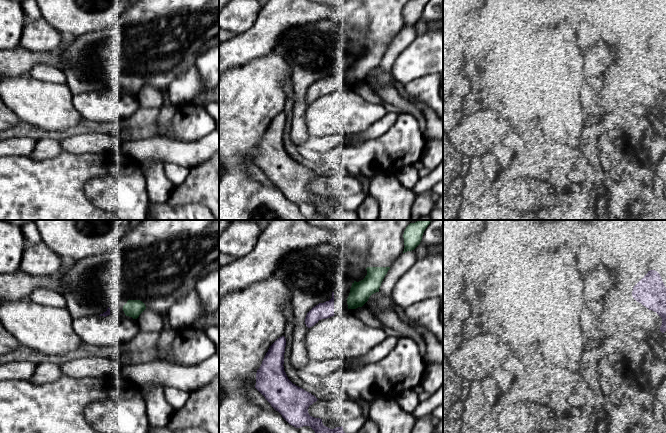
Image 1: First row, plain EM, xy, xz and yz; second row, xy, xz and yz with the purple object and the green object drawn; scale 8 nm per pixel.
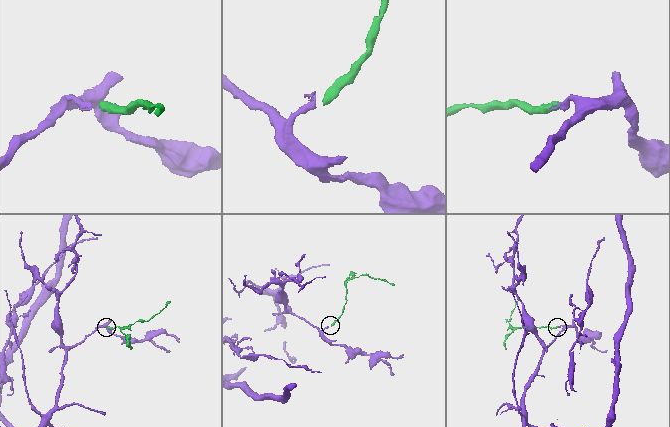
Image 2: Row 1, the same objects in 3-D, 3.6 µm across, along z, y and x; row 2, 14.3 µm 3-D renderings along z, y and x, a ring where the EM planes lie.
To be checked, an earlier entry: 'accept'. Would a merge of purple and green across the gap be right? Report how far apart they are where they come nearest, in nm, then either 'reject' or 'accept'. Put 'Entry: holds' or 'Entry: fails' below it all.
110 nm | accept
Entry: holds

